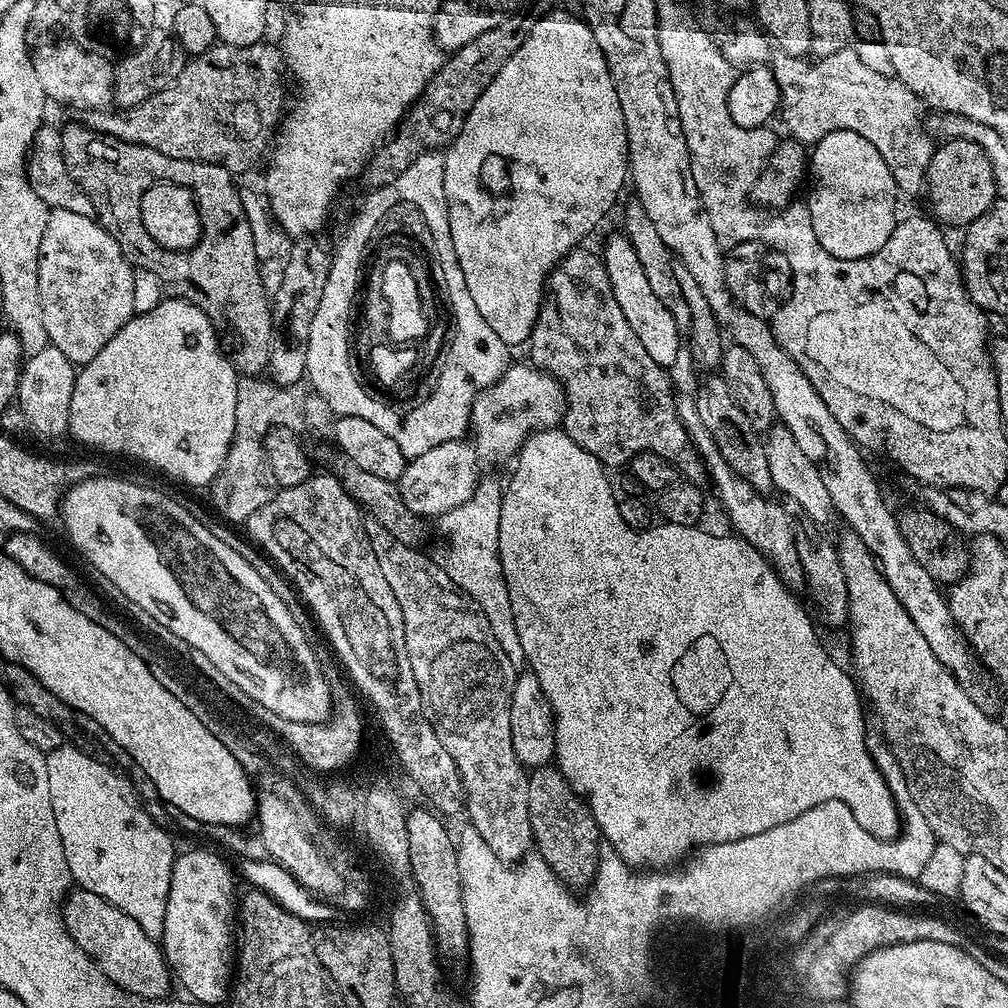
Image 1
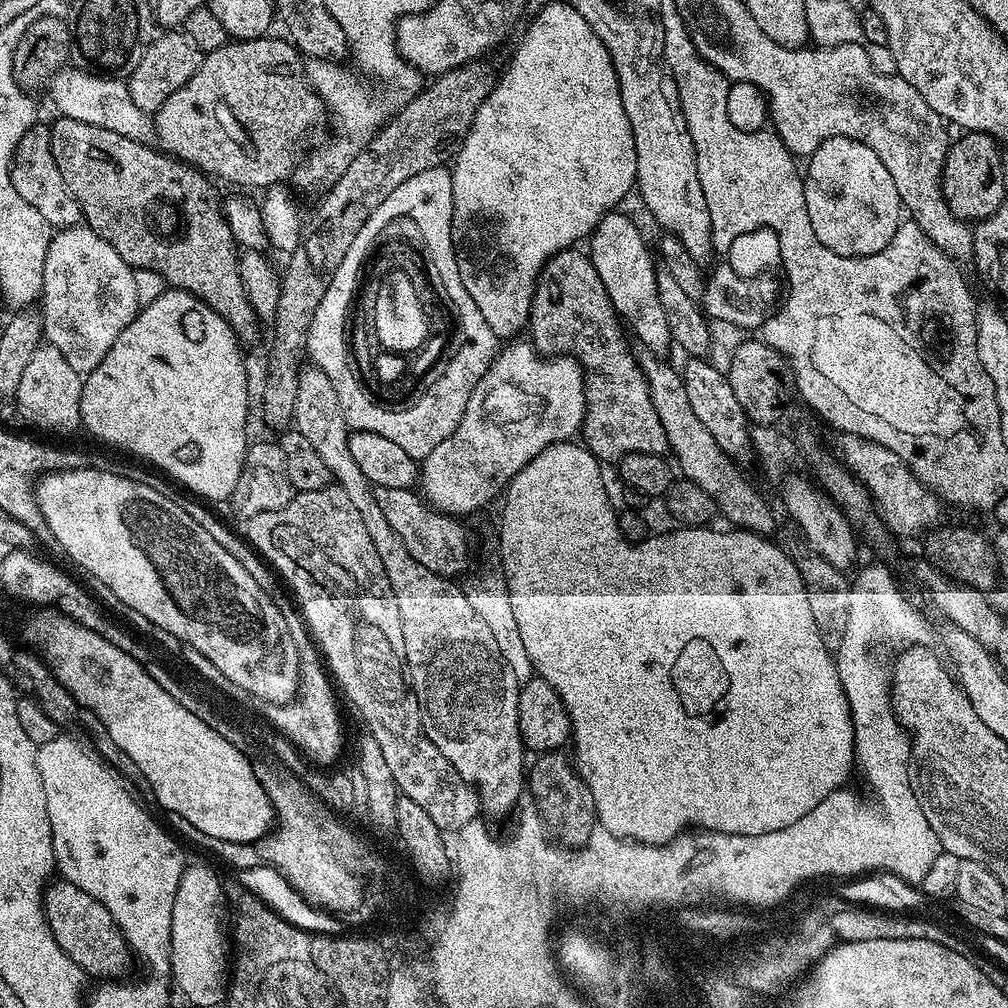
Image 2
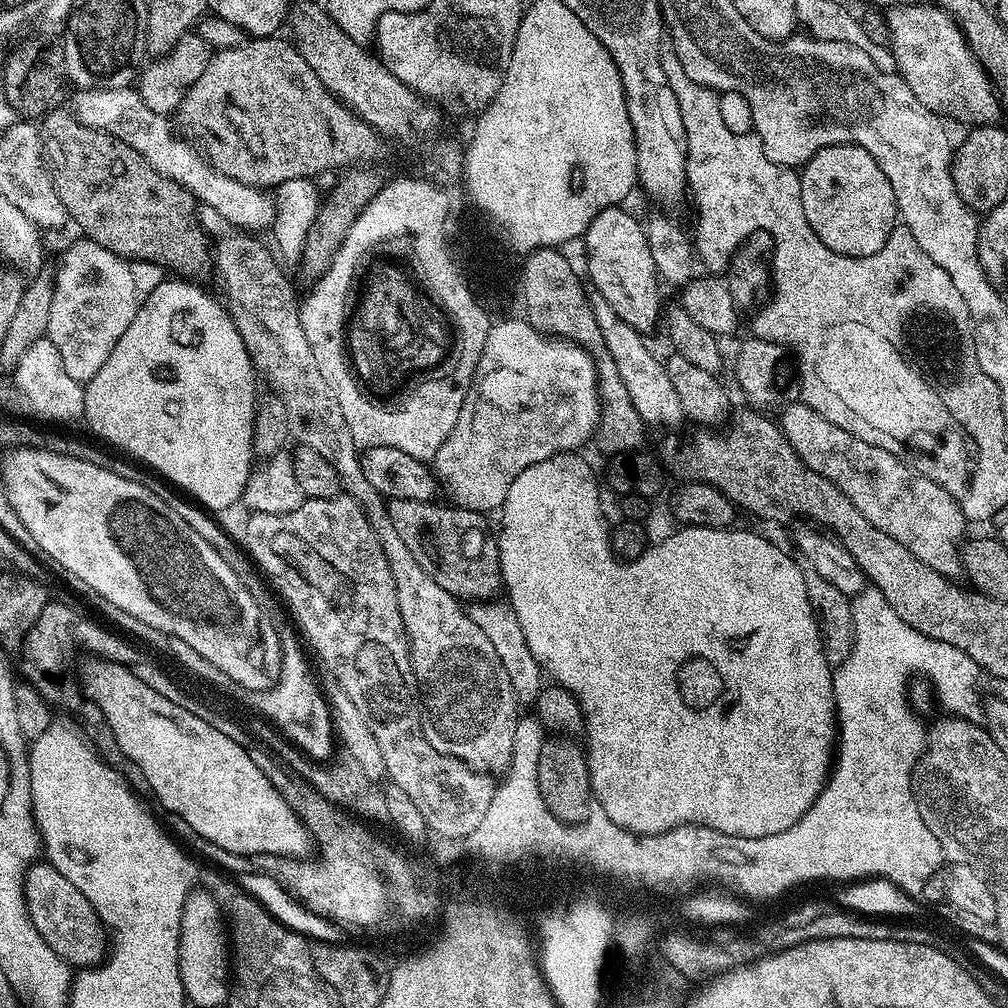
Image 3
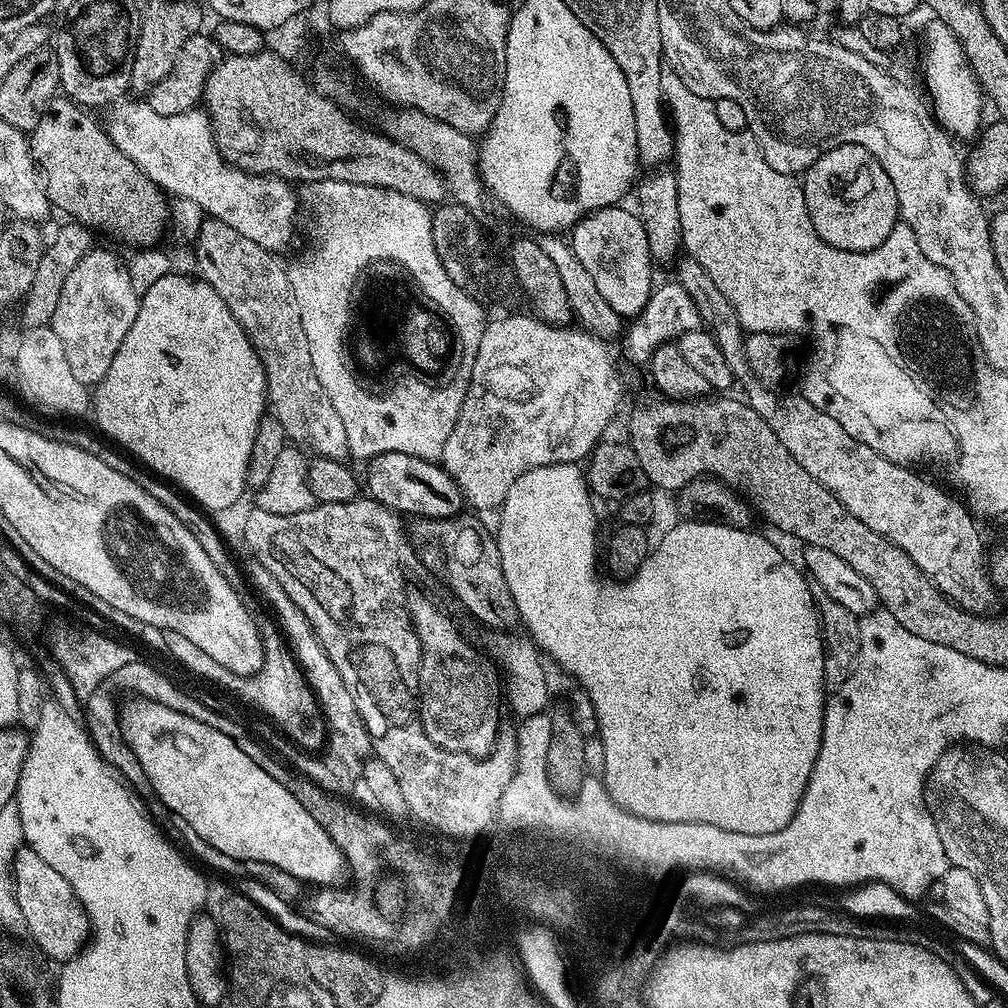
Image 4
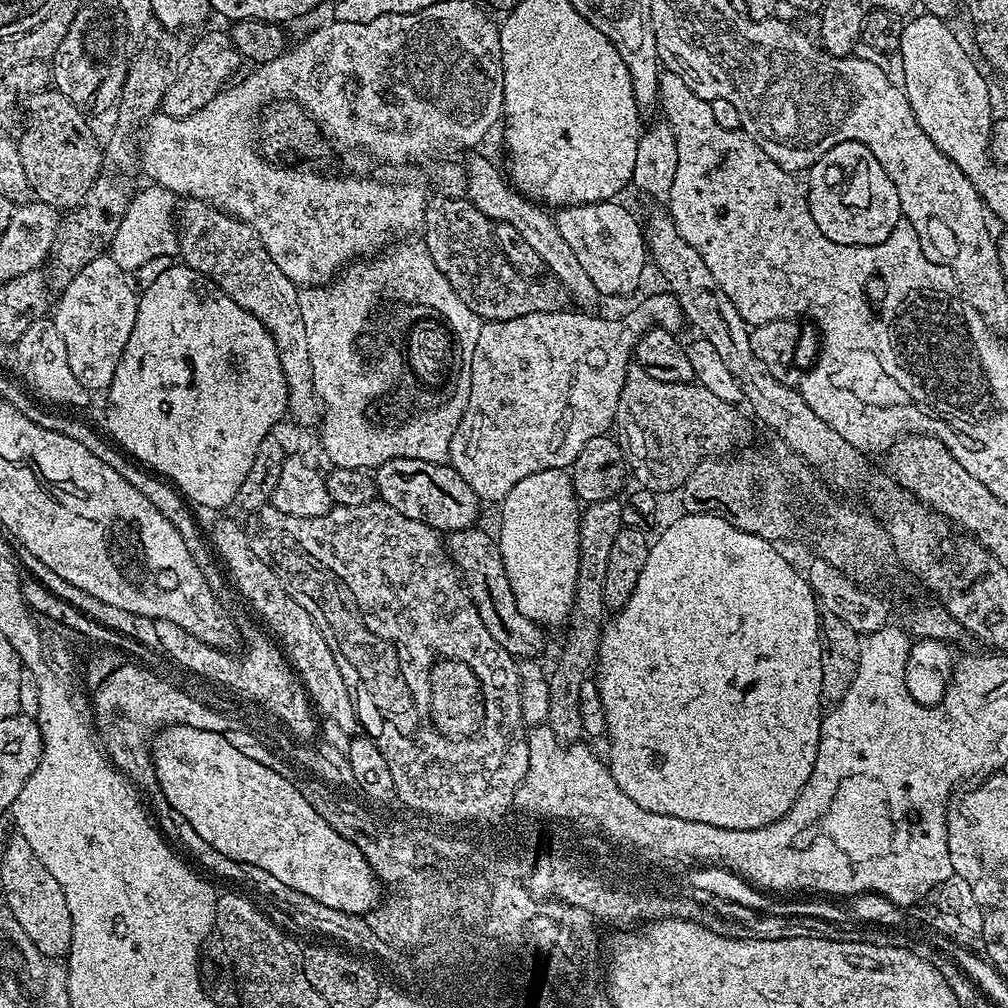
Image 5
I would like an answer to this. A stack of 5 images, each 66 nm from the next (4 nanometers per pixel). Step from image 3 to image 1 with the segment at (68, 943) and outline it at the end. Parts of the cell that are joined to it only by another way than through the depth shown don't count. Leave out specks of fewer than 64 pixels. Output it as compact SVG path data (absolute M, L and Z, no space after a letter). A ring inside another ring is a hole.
M76 890L64 901L64 924L68 932L74 938L74 942L86 954L90 954L92 961L98 965L108 978L113 980L118 987L134 996L141 996L143 1000L162 1000L169 995L174 988L174 977L168 961L164 958L164 949L130 914L126 914L114 906L106 898L98 898L98 894L92 894L83 890Z

